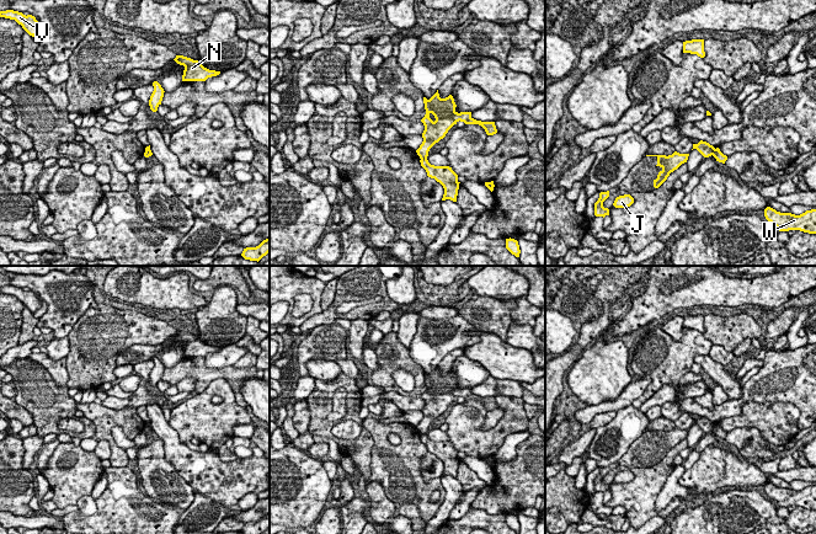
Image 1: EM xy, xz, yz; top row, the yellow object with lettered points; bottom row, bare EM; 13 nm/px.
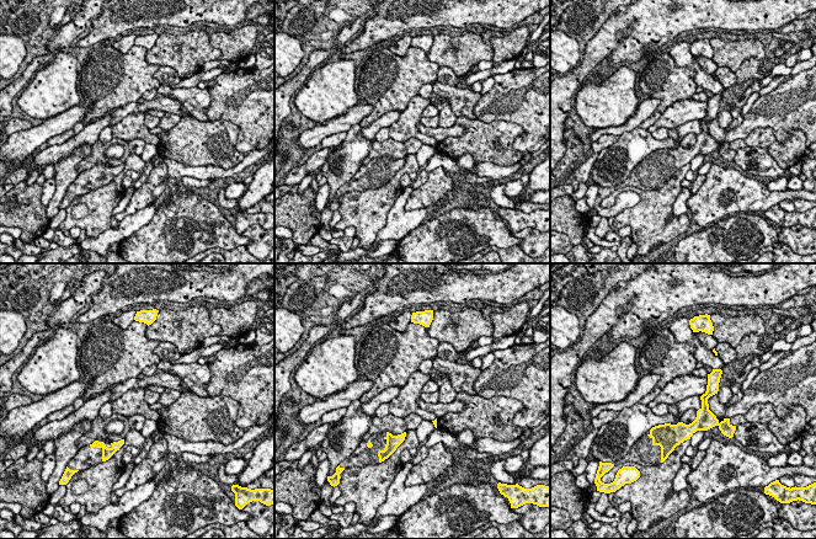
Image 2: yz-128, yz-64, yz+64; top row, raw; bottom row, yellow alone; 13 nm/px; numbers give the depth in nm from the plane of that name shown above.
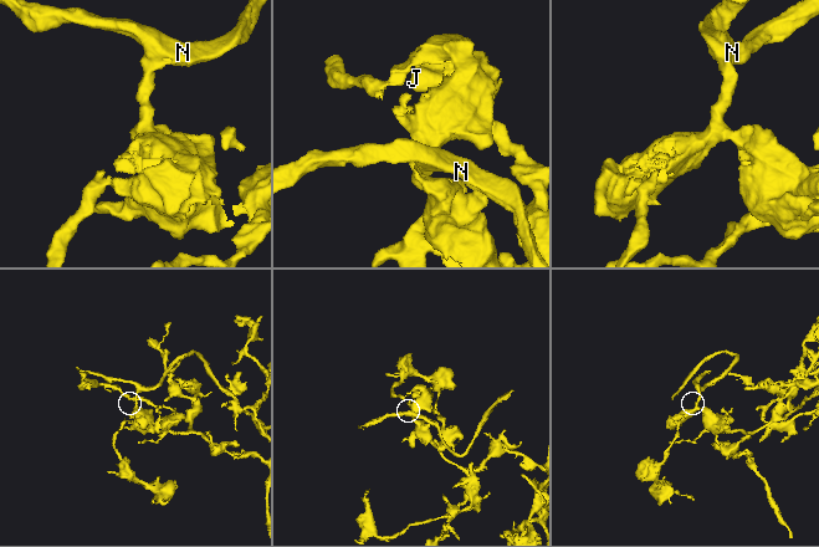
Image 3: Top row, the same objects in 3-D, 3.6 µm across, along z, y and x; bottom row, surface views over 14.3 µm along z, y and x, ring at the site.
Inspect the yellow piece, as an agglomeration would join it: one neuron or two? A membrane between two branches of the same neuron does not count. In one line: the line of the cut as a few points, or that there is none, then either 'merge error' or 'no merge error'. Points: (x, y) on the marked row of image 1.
xz (421, 158), (426, 159) | merge error

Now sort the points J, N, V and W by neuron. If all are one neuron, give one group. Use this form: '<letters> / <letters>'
J N V / W

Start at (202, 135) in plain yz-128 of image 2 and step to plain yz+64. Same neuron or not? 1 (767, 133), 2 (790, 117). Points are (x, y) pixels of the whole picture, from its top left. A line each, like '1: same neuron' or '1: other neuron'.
1: same neuron
2: other neuron

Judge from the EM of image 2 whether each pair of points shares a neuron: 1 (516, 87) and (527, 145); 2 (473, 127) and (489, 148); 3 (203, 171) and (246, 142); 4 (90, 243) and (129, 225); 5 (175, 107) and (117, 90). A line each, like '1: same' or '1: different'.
1: same
2: same
3: different
4: same
5: different

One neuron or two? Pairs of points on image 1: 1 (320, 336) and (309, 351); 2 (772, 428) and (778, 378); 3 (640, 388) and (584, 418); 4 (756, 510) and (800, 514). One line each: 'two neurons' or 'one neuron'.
1: one neuron
2: two neurons
3: one neuron
4: two neurons

